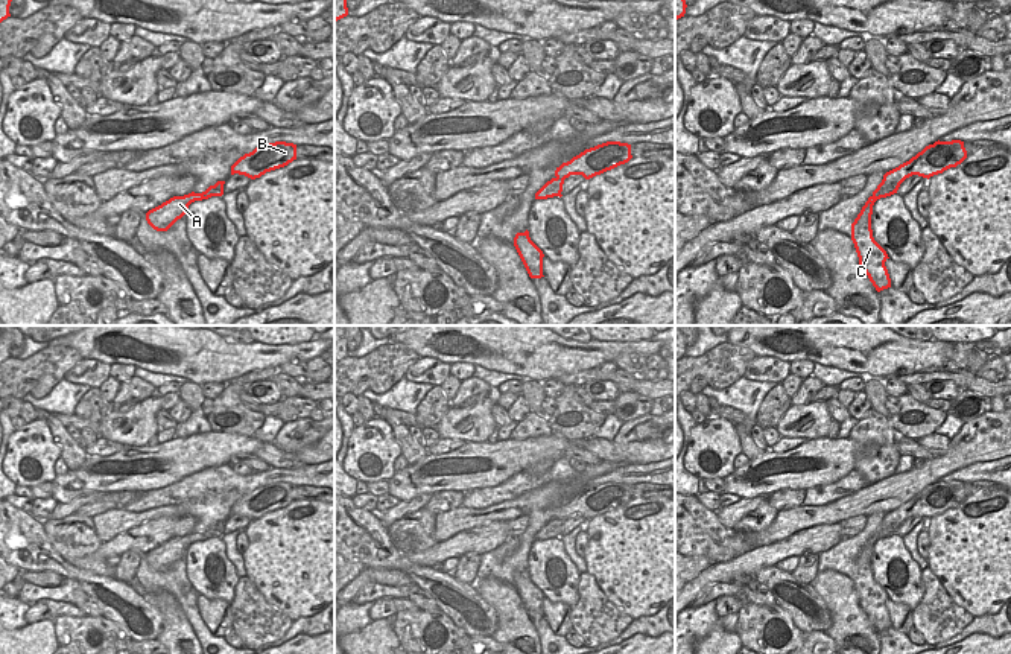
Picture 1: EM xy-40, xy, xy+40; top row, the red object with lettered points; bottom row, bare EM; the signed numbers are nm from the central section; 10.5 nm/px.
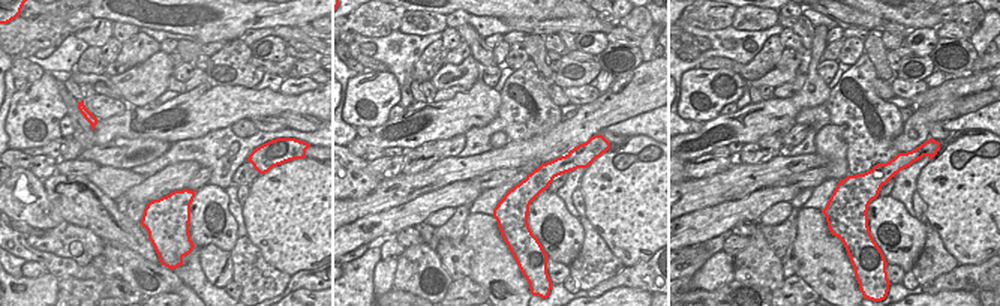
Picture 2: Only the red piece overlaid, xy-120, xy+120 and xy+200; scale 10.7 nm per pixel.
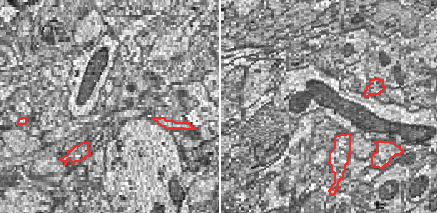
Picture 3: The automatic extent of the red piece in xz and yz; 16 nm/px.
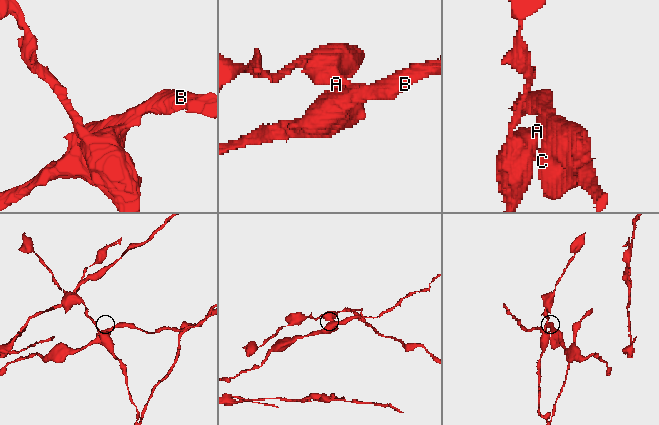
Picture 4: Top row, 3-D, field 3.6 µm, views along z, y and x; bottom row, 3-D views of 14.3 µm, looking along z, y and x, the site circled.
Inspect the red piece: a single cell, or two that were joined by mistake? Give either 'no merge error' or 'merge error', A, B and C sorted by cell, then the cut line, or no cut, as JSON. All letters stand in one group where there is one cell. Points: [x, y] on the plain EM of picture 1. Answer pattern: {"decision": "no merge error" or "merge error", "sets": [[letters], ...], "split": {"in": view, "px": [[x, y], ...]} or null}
{"decision": "merge error", "sets": [["A"], ["B", "C"]], "split": {"in": "xy", "px": [[563, 519], [554, 519], [545, 527]]}}

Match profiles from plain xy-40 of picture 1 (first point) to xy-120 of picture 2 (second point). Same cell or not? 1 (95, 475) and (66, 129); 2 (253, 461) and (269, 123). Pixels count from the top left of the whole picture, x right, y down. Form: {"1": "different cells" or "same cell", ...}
{"1": "different cells", "2": "same cell"}

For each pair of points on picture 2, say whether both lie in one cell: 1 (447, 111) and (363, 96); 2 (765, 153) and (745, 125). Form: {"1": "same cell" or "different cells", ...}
{"1": "different cells", "2": "different cells"}

